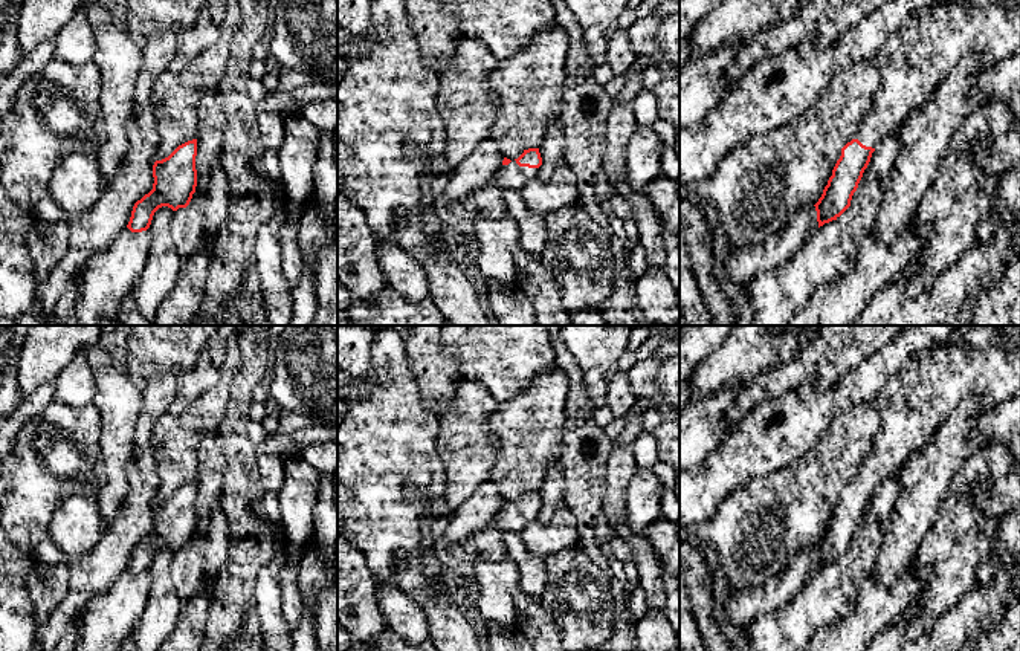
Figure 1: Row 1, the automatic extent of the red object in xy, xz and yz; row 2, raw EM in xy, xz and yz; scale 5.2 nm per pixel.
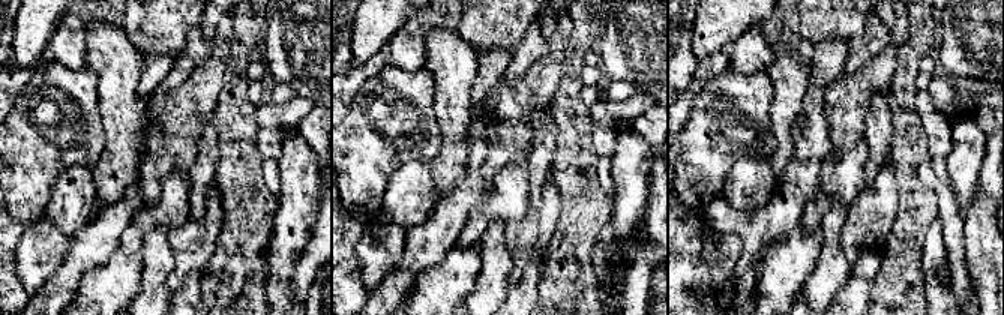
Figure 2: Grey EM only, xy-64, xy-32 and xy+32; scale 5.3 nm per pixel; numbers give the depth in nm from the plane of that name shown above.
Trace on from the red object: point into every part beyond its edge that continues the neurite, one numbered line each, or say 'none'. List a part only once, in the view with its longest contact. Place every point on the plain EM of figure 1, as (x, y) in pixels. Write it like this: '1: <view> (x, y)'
1: xz (490, 546)

